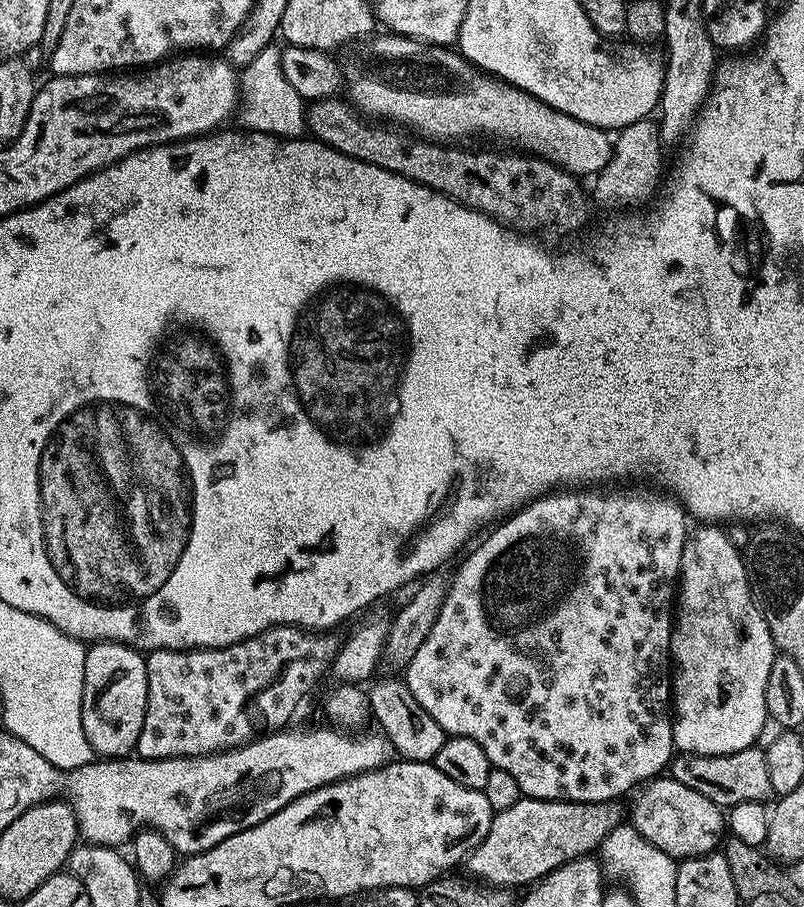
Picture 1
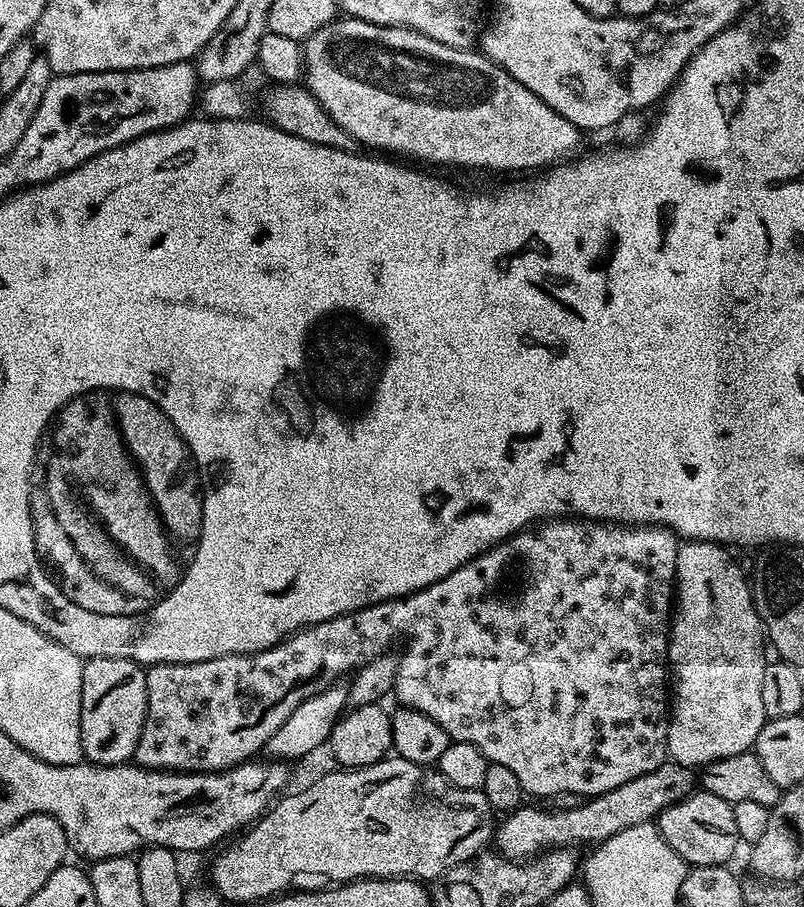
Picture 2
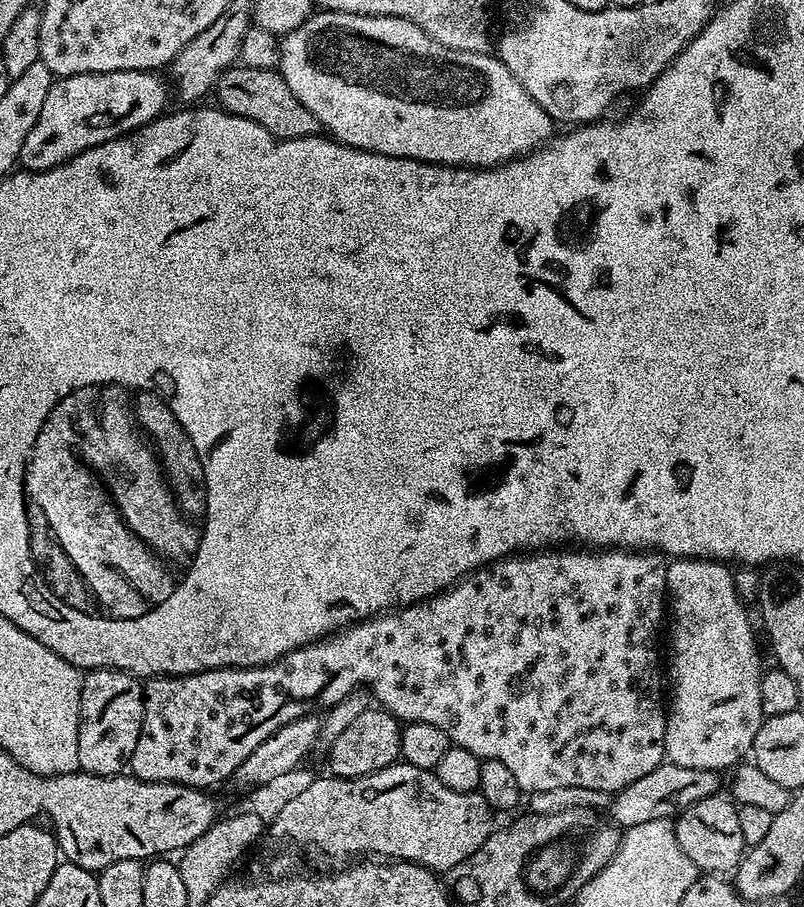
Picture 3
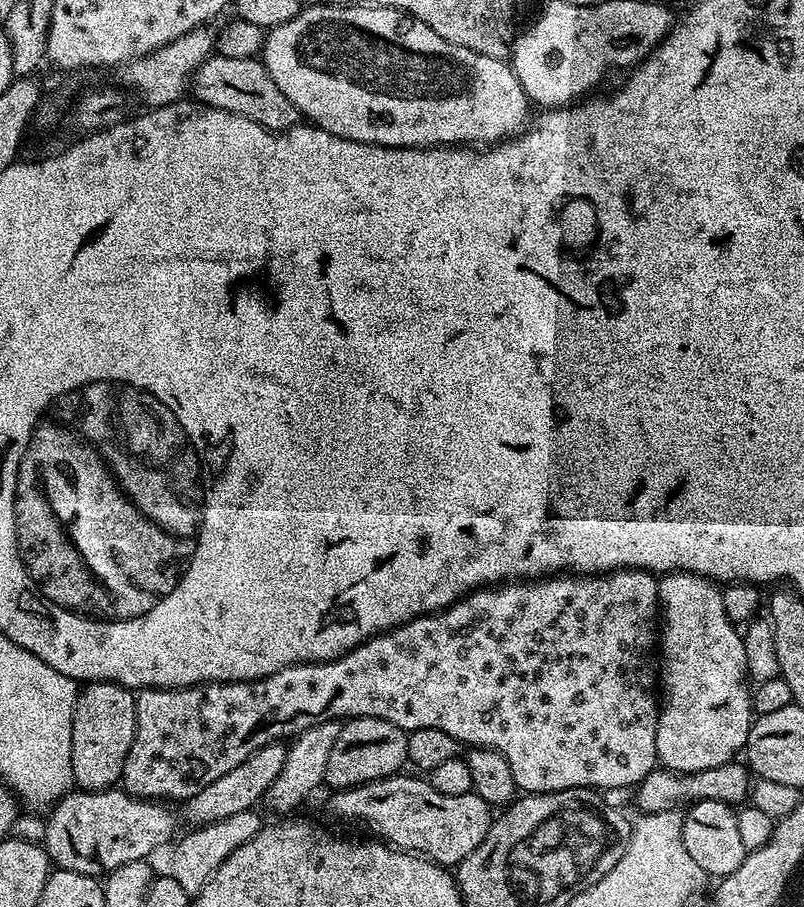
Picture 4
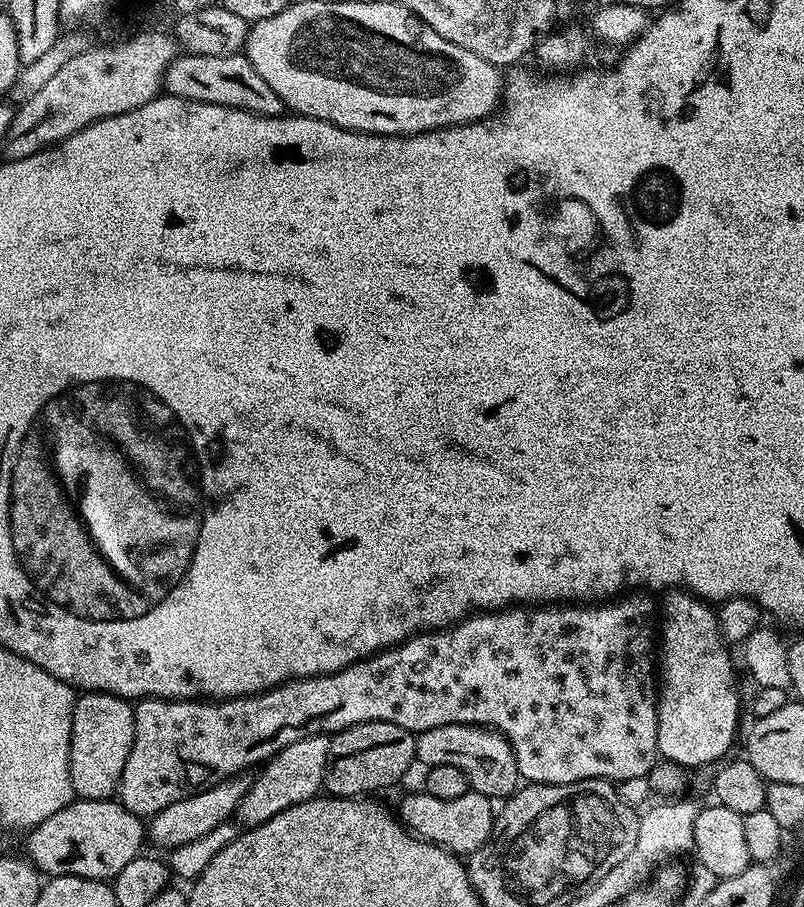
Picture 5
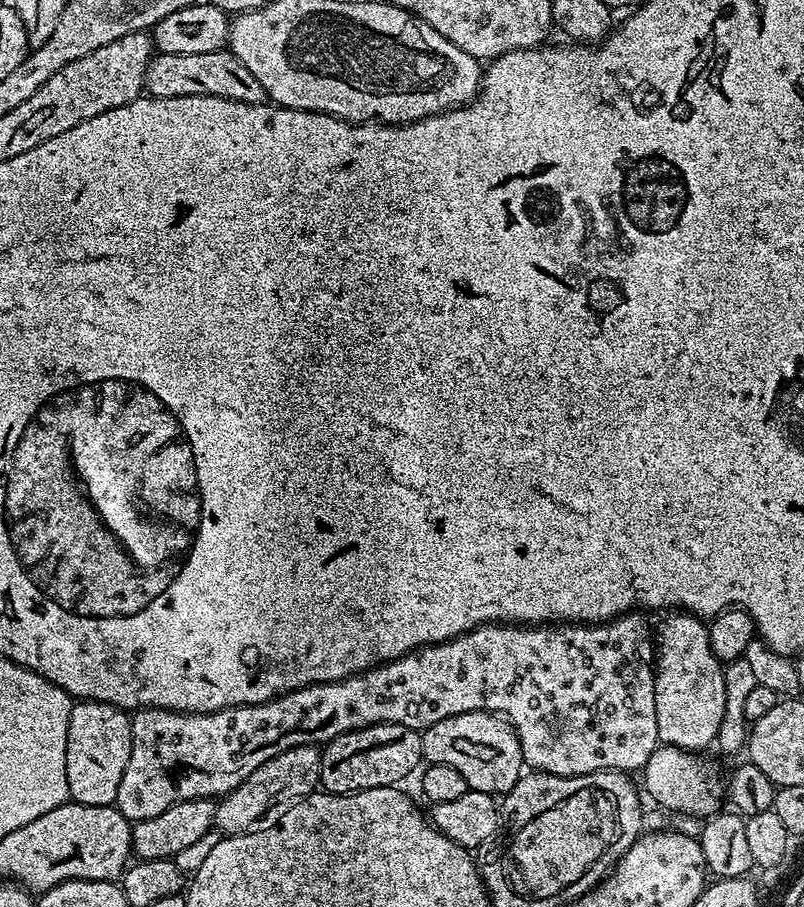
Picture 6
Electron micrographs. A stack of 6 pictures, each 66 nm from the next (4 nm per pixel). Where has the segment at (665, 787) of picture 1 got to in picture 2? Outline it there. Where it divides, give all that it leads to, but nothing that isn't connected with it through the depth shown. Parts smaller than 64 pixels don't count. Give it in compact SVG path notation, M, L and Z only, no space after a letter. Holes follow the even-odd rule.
M703 790L693 791L685 800L679 800L661 812L658 817L660 837L673 848L689 866L724 866L741 843L738 826L734 826L734 810L722 798Z

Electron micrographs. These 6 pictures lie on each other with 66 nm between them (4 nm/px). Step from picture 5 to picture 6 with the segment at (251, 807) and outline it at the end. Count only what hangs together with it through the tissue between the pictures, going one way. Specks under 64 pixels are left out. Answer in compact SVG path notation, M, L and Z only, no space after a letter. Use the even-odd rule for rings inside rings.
M307 744L286 750L270 758L270 762L258 766L258 770L254 770L246 782L239 784L217 803L215 831L225 837L270 830L270 826L274 826L274 822L278 822L278 818L282 818L290 806L320 788L320 753L319 747Z

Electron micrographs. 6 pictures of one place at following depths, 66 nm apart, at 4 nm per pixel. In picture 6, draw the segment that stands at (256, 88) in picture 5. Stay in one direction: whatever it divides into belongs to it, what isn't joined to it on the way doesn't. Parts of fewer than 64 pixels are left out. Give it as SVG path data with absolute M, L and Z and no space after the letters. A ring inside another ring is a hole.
M231 50L210 54L166 54L153 55L146 66L144 92L158 98L182 98L183 96L217 96L230 98L247 104L263 104L266 97L262 82L238 62Z

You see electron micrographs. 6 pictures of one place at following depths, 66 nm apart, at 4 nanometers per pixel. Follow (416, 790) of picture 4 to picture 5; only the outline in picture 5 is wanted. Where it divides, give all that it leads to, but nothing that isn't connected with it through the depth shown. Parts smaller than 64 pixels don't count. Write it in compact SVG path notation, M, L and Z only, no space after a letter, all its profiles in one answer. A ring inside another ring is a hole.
M417 790L413 796L400 800L398 819L413 836L429 840L448 852L476 854L480 847L489 843L494 823L493 801L480 792L469 791L462 798L434 798L434 794Z

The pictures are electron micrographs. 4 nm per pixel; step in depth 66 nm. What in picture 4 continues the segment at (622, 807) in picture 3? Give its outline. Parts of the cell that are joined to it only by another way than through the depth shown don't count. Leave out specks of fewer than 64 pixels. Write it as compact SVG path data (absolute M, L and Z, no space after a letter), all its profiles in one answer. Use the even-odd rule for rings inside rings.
M729 762L701 772L682 773L658 766L635 789L636 804L641 808L639 811L644 814L662 814L663 812L684 810L703 800L740 806L749 799L753 783L754 780L749 769L740 762Z

